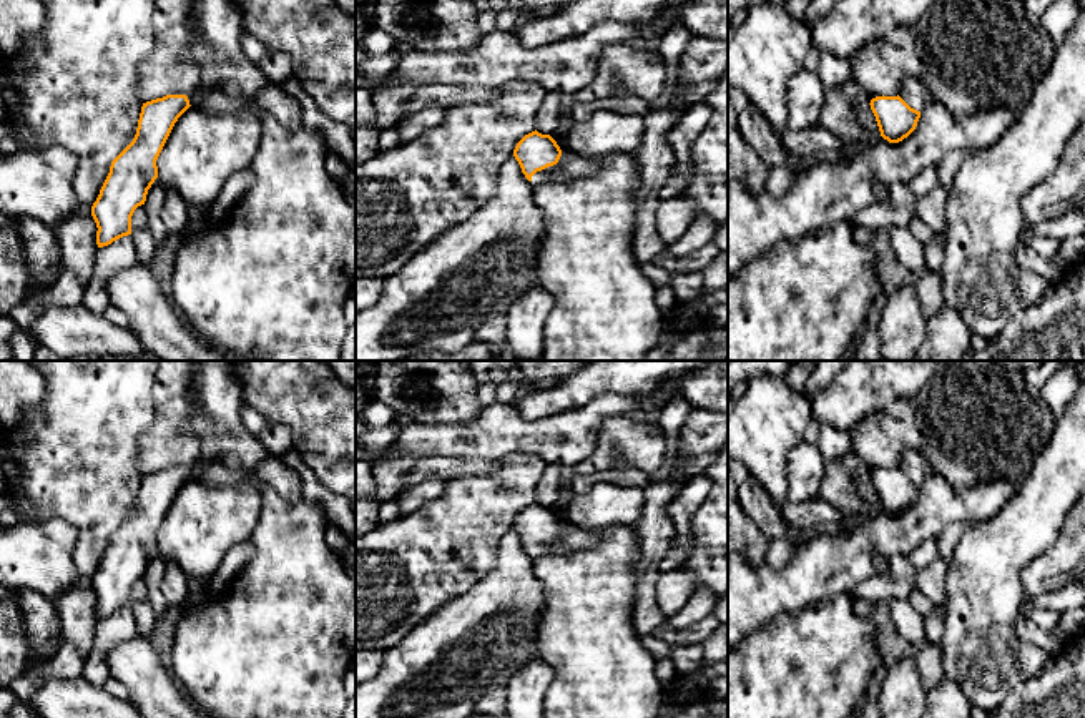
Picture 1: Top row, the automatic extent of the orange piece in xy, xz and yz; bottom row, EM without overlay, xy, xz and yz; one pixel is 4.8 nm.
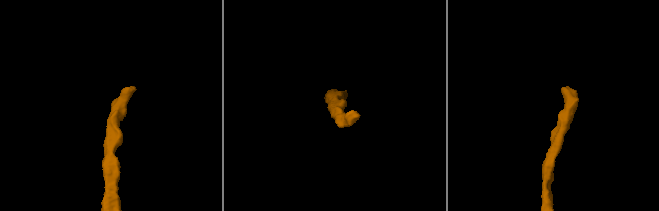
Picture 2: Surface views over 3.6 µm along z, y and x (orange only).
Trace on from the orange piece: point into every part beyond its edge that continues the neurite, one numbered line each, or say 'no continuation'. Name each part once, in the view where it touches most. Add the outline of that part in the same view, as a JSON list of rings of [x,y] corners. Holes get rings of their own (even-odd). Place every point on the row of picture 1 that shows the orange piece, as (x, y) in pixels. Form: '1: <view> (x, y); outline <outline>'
1: xz (570, 165); outline [[[568,150],[568,151],[562,151],[562,156],[557,165],[537,171],[532,176],[530,183],[533,186],[548,181],[568,181],[573,178],[593,175],[597,168],[598,165],[592,158],[582,156]]]

